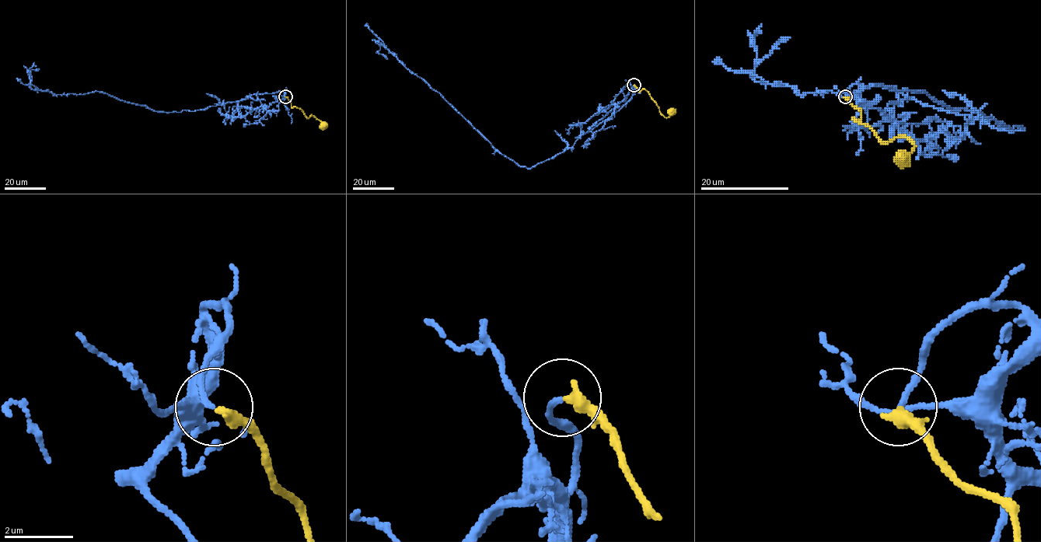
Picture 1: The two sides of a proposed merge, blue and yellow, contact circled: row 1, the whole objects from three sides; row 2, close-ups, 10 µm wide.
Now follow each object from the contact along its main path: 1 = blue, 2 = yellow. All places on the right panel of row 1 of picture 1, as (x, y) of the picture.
1: (845, 96), (856, 83), (922, 91), (1024, 130), (877, 85), (799, 94), (757, 82), (754, 68), (789, 36)
2: (845, 96), (859, 110), (860, 119), (854, 119), (882, 142), (906, 136), (914, 145), (901, 158)

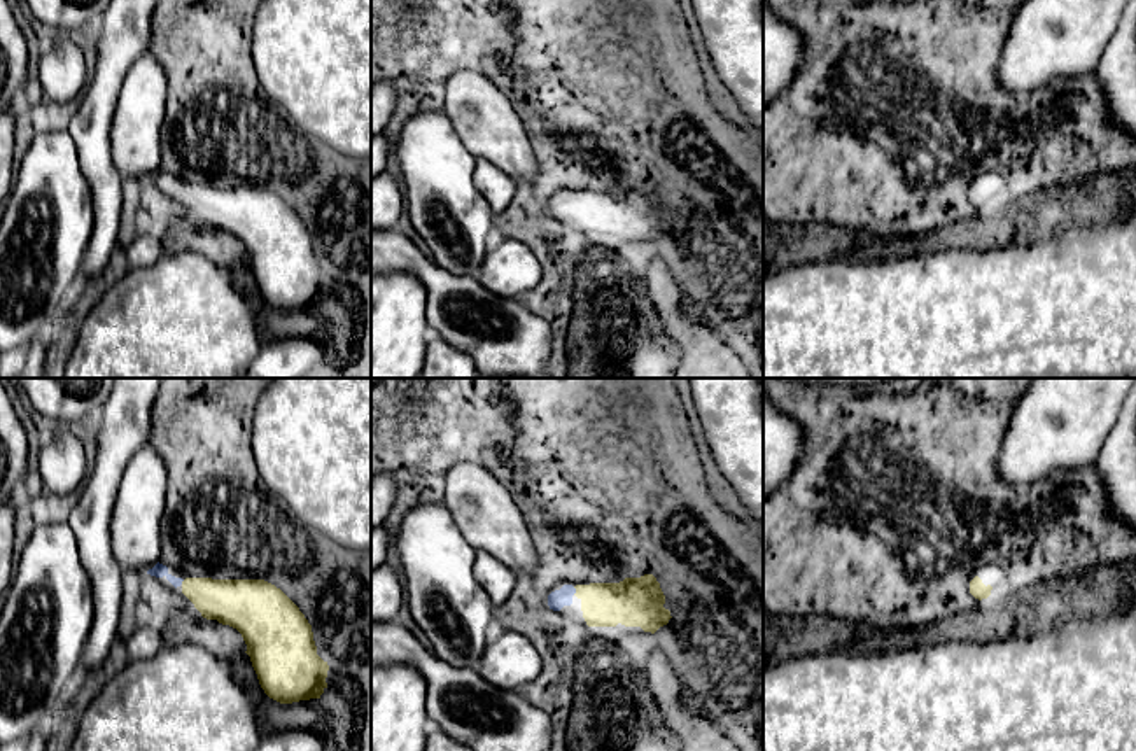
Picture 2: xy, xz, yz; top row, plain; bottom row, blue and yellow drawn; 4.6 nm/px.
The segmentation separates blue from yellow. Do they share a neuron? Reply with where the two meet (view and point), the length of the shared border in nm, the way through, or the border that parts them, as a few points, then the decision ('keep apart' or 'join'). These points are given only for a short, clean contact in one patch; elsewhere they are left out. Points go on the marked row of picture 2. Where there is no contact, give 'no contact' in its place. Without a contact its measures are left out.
xz (575, 590) | 40 nm | across xz (557, 599), (575, 590), (587, 592), (604, 604) | join

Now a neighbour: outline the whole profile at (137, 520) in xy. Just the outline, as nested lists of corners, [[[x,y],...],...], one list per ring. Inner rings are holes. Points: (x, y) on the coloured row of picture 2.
[[[152,445],[124,467],[110,520],[110,546],[123,571],[147,574],[161,558],[168,473]]]

